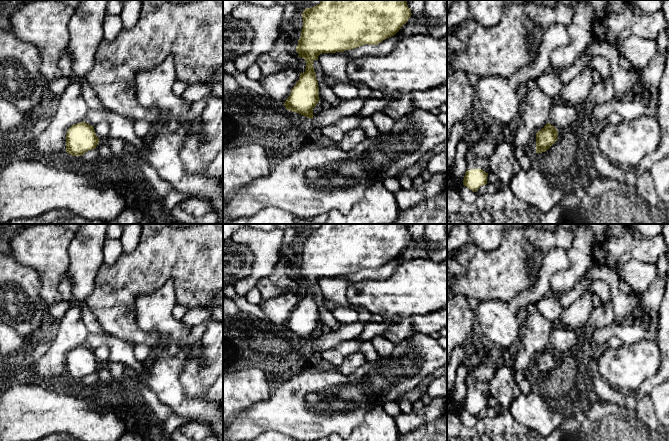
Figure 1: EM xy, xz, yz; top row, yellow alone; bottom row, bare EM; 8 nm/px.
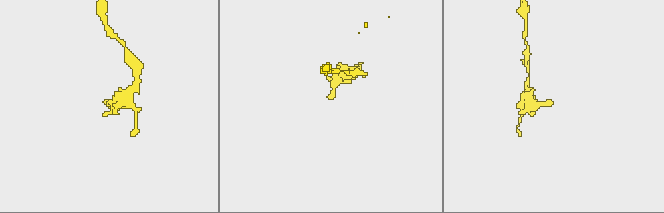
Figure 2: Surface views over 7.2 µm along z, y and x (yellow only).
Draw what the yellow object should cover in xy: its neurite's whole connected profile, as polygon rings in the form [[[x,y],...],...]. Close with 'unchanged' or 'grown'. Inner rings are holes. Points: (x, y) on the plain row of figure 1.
[[[86,346],[72,349],[66,358],[66,376],[72,380],[81,380],[93,374],[99,368],[94,351]]]; unchanged

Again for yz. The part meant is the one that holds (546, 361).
[[[550,347],[536,357],[536,377],[547,375],[558,363],[557,353]]]; unchanged

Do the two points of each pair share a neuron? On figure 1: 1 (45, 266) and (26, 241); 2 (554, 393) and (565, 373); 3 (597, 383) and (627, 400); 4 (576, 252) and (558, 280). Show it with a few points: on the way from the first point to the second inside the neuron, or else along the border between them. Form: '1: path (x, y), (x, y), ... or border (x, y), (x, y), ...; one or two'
1: path (45, 260), (32, 247); one
2: path (557, 388), (562, 378); one
3: path (604, 390), (620, 398); one
4: path (576, 260), (576, 267), (566, 277); one

